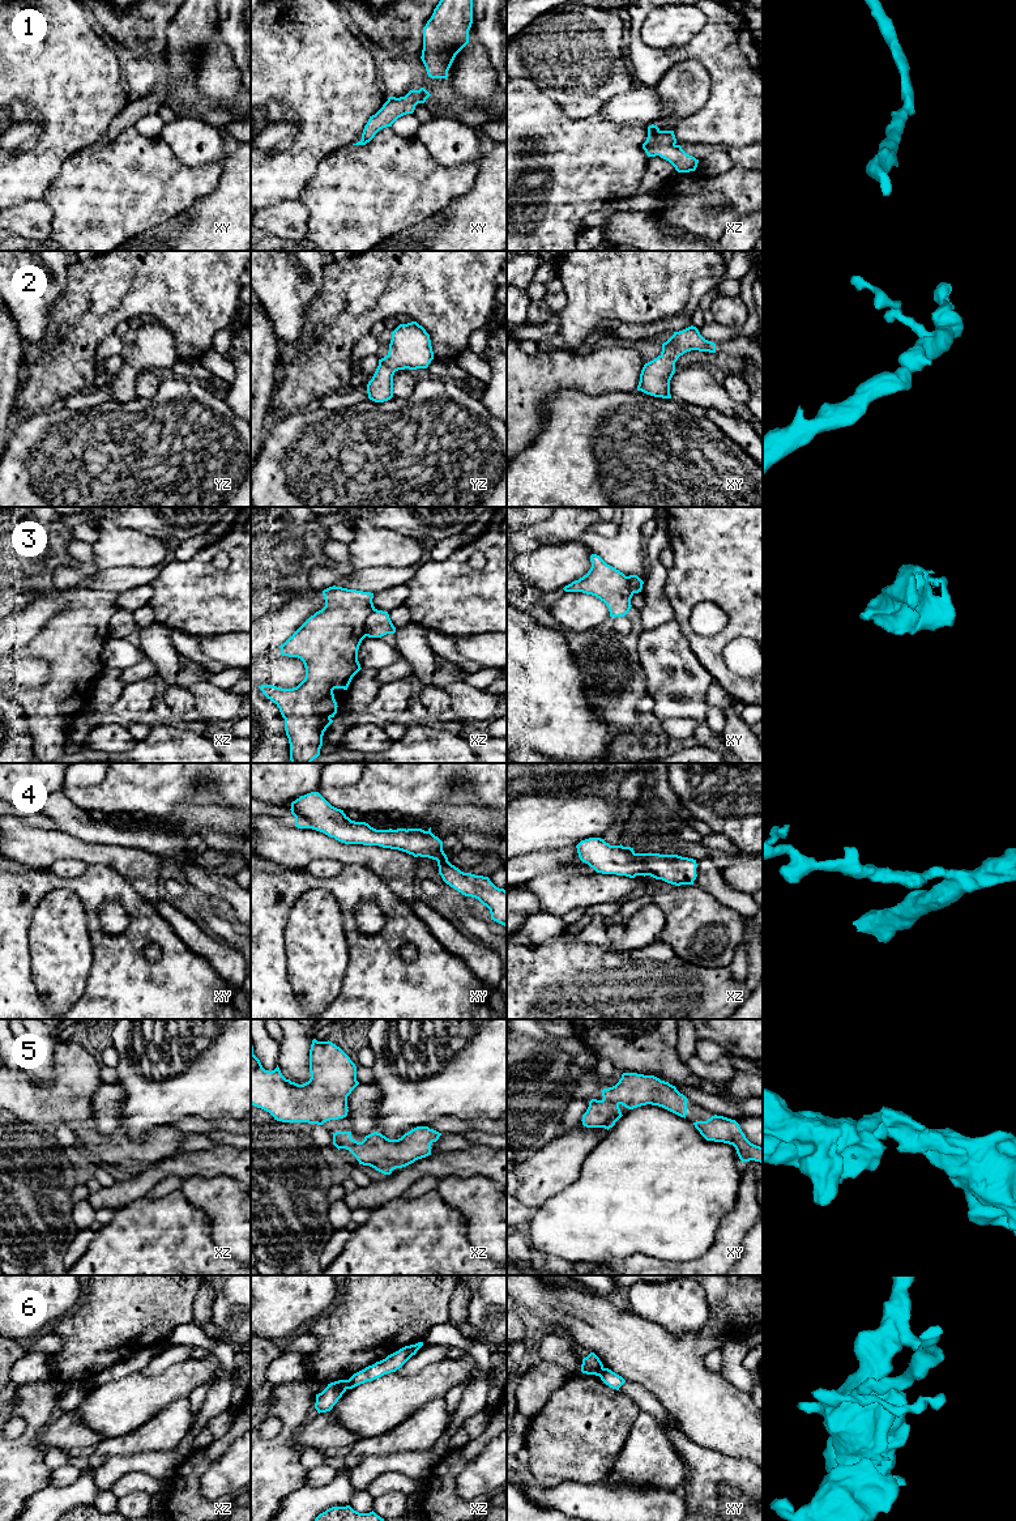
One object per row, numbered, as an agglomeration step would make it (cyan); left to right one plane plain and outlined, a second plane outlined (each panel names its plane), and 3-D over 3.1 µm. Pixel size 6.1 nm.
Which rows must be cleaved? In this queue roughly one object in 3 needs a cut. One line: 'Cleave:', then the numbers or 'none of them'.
Cleave: 3, 6

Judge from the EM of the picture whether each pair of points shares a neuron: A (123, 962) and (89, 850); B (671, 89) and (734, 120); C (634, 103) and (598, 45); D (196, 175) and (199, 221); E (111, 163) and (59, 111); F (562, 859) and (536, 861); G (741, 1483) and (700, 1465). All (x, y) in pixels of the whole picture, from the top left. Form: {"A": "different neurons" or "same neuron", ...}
{"A": "different neurons", "B": "different neurons", "C": "different neurons", "D": "different neurons", "E": "different neurons", "F": "same neuron", "G": "same neuron"}

